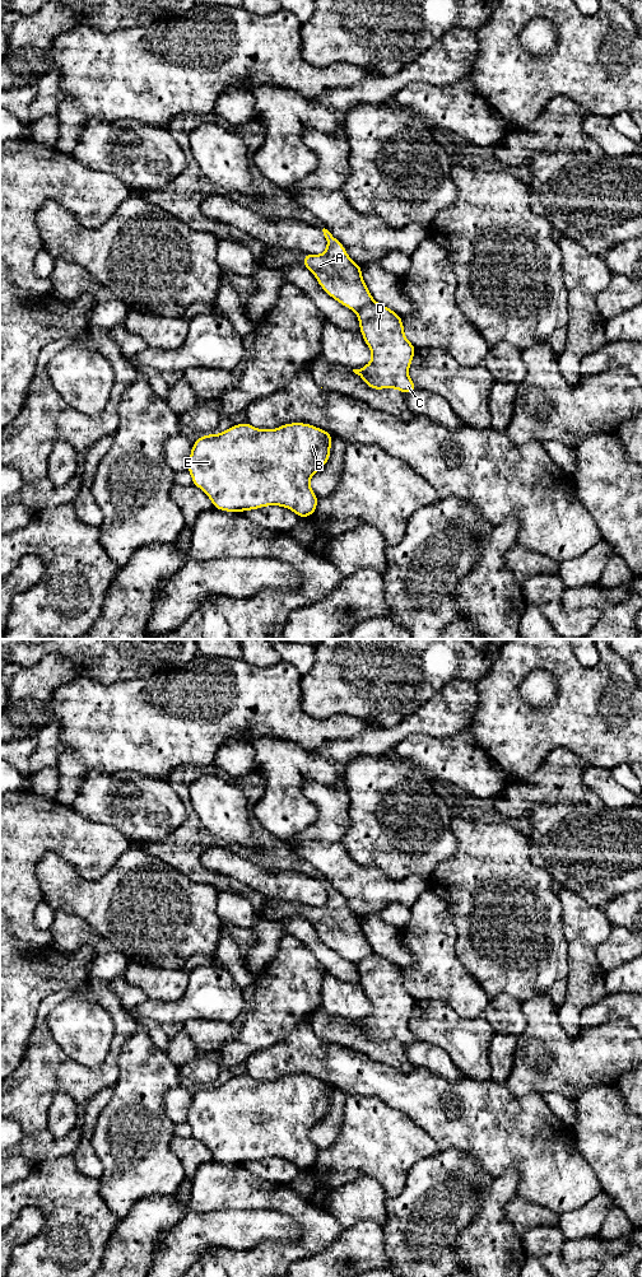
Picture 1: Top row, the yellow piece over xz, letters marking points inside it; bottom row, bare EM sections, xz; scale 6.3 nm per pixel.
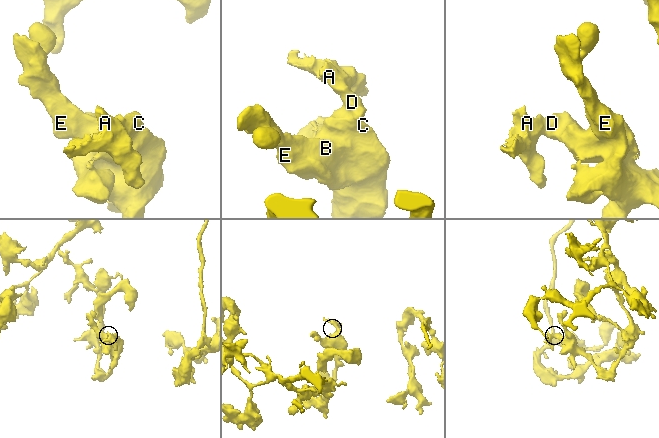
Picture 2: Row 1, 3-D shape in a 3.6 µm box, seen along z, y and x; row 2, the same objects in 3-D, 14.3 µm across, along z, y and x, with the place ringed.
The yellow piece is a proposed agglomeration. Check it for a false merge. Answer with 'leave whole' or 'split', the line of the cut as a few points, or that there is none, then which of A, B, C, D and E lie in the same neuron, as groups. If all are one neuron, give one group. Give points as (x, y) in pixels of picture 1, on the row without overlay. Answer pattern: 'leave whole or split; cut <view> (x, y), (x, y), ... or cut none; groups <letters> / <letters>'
split; cut xz (373, 952), (357, 963); groups A / B C D E

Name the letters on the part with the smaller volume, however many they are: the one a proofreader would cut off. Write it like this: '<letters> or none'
A

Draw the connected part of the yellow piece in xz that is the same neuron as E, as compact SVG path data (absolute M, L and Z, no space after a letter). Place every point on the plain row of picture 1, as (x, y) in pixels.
M245 1073L219 1086L200 1087L192 1095L187 1123L192 1137L205 1143L219 1162L245 1164L279 1157L303 1171L317 1161L318 1150L310 1139L310 1131L329 1114L332 1090L329 1083L306 1075L264 1082Z

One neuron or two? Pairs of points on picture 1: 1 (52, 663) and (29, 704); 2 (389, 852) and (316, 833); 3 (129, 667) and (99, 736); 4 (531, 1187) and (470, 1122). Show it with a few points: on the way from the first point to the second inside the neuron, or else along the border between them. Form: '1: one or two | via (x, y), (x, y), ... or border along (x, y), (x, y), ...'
1: one | via (47, 674), (29, 694)
2: two | border along (348, 810), (348, 829), (339, 840)
3: two | border along (153, 674), (112, 683), (93, 680)
4: one | via (527, 1168), (489, 1129)

